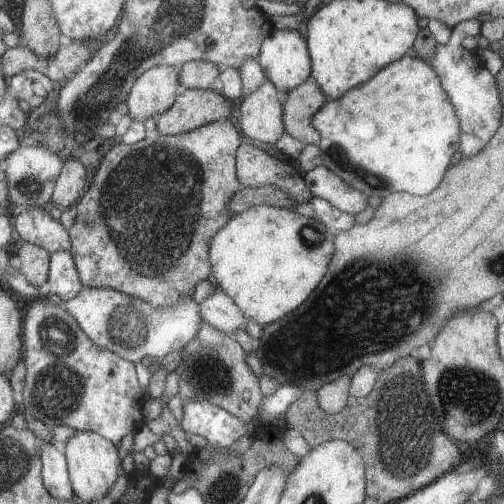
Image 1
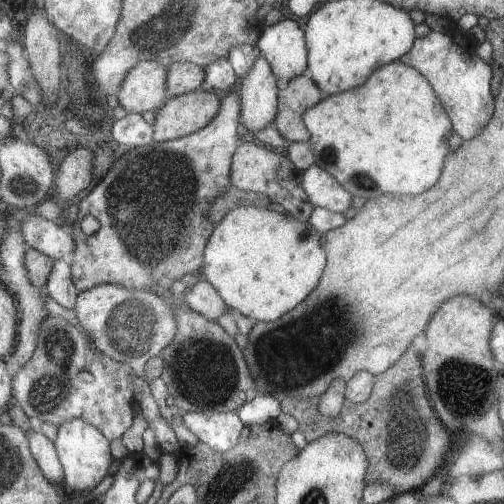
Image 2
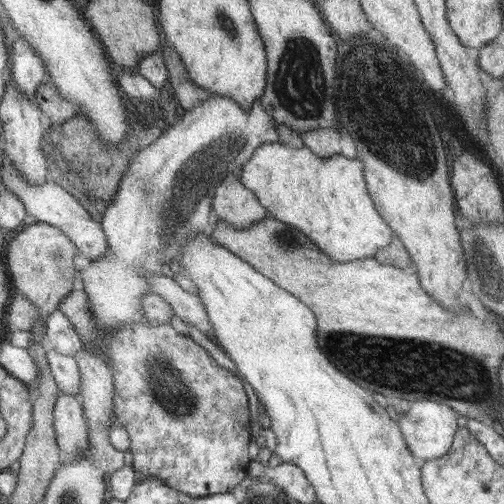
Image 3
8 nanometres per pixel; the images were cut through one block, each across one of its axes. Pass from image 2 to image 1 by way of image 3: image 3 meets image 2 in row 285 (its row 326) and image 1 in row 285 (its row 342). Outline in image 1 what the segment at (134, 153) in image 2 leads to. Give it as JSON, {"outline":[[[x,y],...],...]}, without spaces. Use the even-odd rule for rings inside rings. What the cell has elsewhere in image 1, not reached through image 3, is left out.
{"outline":[[[213,122],[179,136],[157,134],[133,146],[115,144],[101,160],[87,194],[75,204],[77,220],[69,230],[73,238],[71,252],[85,288],[119,290],[153,304],[157,310],[165,310],[177,306],[183,298],[191,298],[199,282],[213,282],[213,238],[237,216],[231,200],[245,188],[239,180],[237,164],[241,144],[243,138],[231,122]]]}

